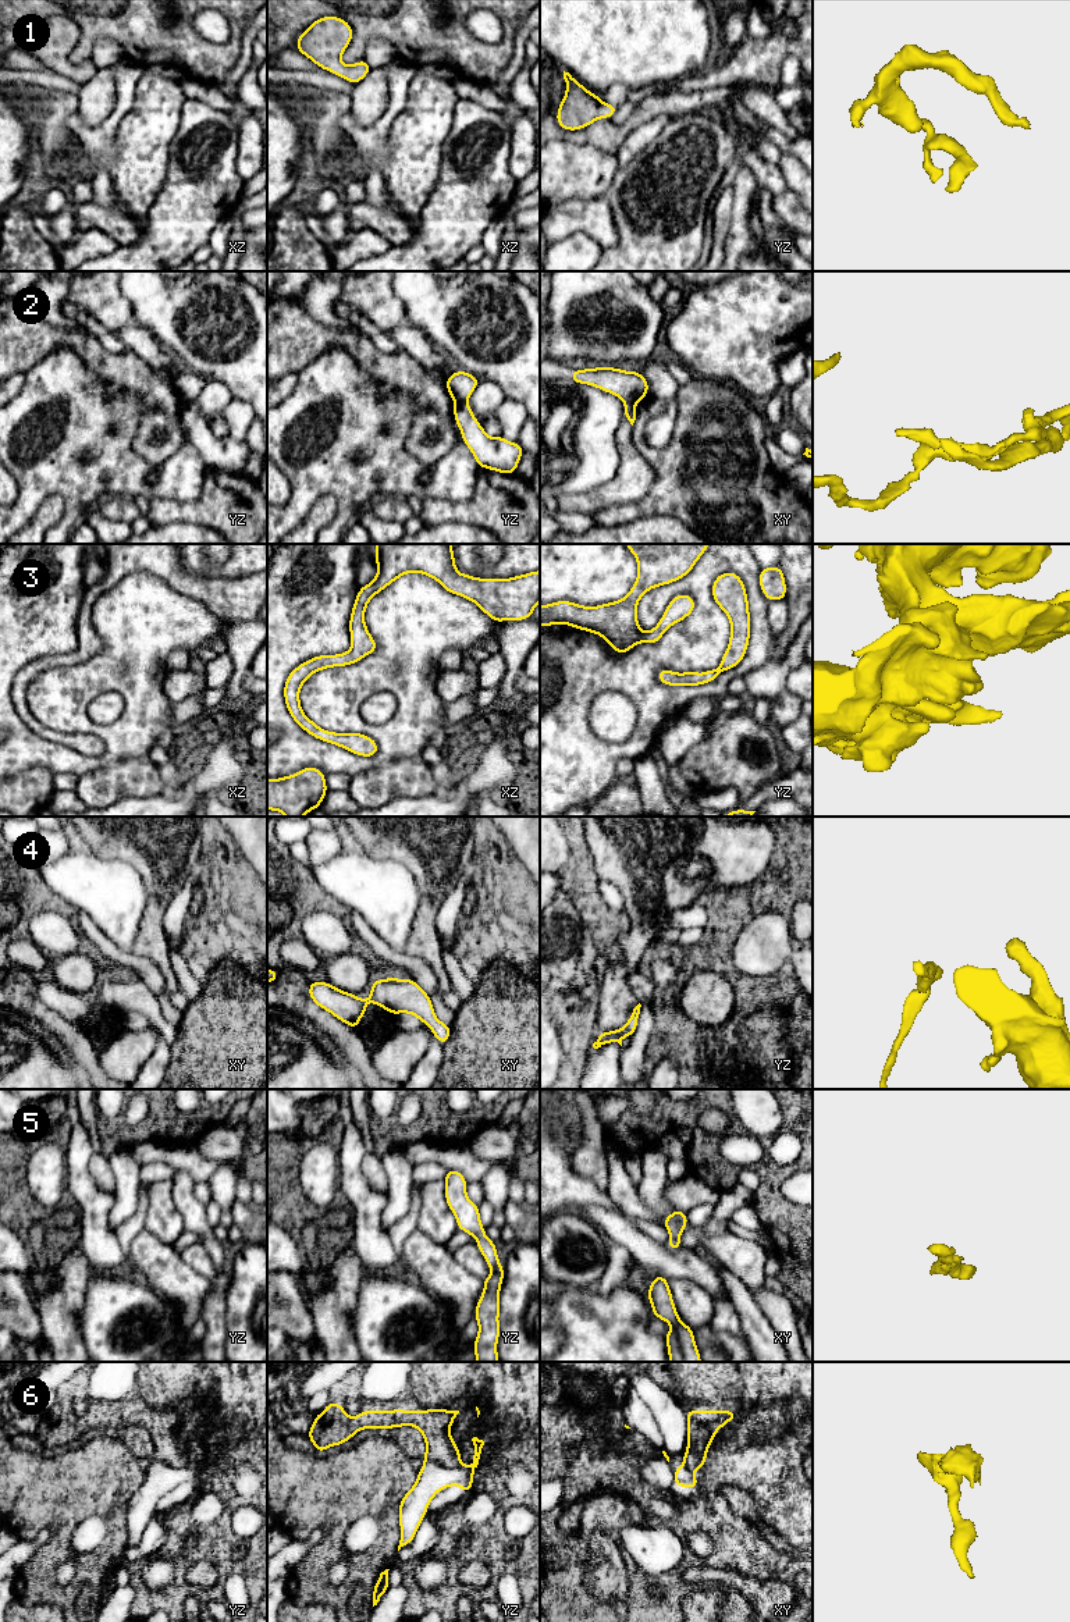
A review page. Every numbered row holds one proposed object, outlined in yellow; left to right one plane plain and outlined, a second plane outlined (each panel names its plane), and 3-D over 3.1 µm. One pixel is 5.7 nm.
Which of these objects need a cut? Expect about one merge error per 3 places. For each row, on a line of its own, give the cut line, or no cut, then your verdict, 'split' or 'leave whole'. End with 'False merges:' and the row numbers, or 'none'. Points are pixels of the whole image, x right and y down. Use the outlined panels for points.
1: cut none; leave whole
2: cut yz (455, 401), (465, 402); split
3: cut none; leave whole
4: cut none; leave whole
5: cut none; leave whole
6: cut yz (425, 1459), (445, 1466), (458, 1466), (461, 1464); split
False merges: 2, 6

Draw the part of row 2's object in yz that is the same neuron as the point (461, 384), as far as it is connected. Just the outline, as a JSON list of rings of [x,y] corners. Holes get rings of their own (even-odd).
[[[455,371],[448,377],[445,387],[454,402],[466,402],[479,384],[479,378],[468,371]]]

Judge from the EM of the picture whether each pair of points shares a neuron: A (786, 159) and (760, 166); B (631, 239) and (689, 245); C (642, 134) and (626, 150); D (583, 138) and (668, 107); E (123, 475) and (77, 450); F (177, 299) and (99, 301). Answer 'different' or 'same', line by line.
A: different
B: same
C: same
D: same
E: same
F: different

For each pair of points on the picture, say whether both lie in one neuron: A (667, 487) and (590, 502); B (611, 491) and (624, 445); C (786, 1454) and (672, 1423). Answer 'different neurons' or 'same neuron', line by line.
A: different neurons
B: same neuron
C: different neurons

